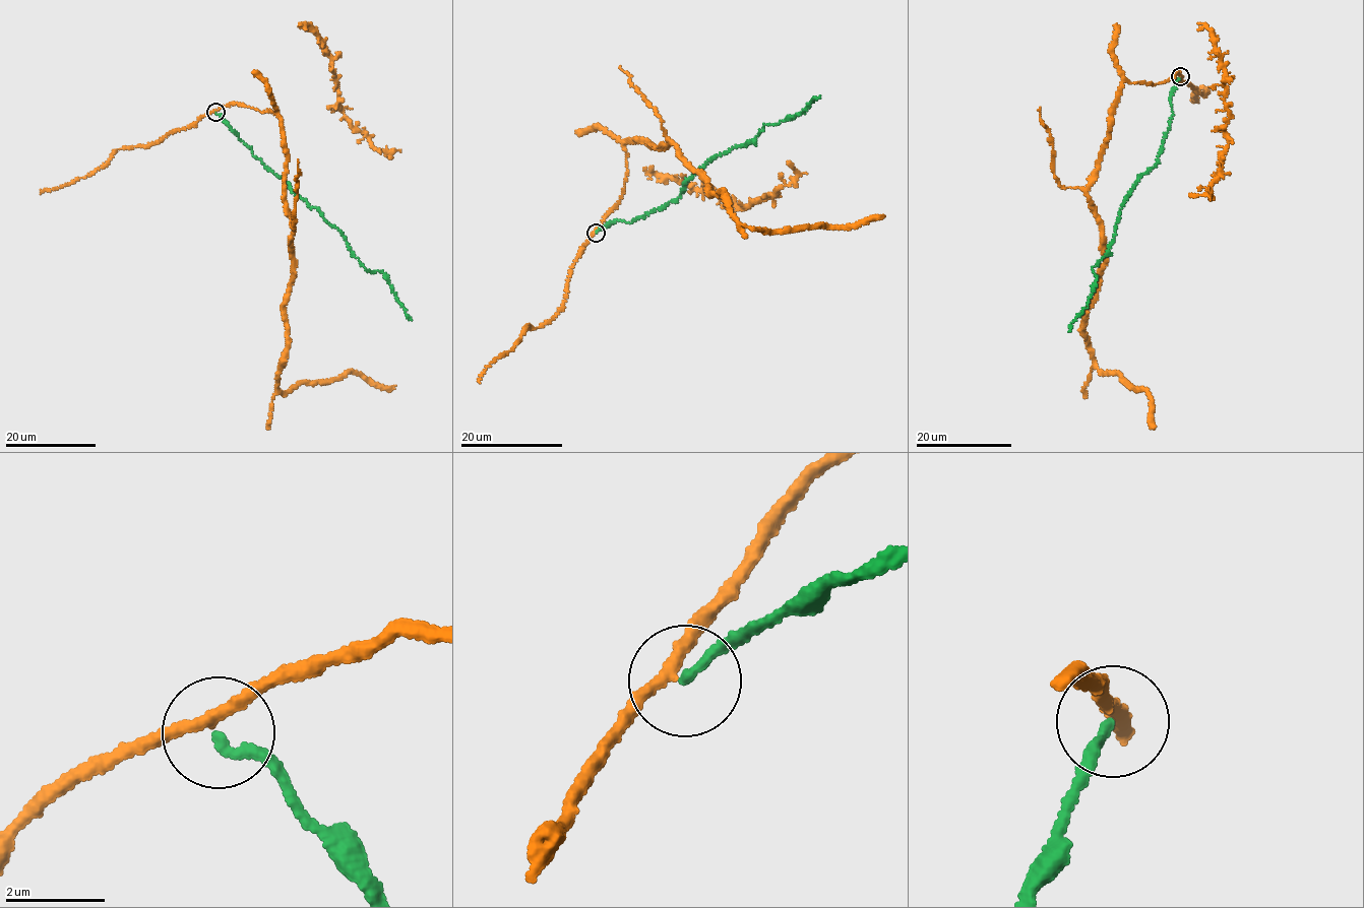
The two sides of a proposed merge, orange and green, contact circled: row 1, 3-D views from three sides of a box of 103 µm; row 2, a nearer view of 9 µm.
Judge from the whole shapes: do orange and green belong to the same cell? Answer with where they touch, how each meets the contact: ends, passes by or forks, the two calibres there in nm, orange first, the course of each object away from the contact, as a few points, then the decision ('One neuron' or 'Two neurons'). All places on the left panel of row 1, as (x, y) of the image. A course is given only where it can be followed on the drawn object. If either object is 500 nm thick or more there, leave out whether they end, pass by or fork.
Place: (215, 112). At the ring orange passes by. At the ring green ends. Thickness 240 nm (orange) against 200 nm. Course of orange: (214, 112), (231, 104), (280, 119), (293, 252), (277, 387), (357, 372), (395, 386). Course of green: (214, 112), (253, 155), (342, 233), (363, 266), (374, 272), (380, 271), (412, 320). Two neurons

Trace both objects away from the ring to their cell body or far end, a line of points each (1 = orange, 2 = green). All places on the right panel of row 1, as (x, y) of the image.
1: (1180, 76), (1126, 80), (1088, 190), (1104, 267), (1083, 336), (1102, 372), (1148, 394), (1155, 427)
2: (1180, 76), (1157, 163), (1139, 175), (1127, 196), (1113, 242), (1093, 271), (1097, 277), (1089, 303), (1069, 332)

